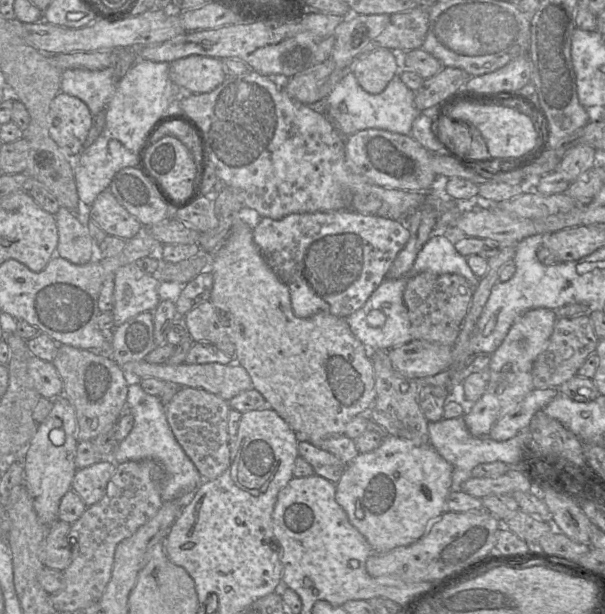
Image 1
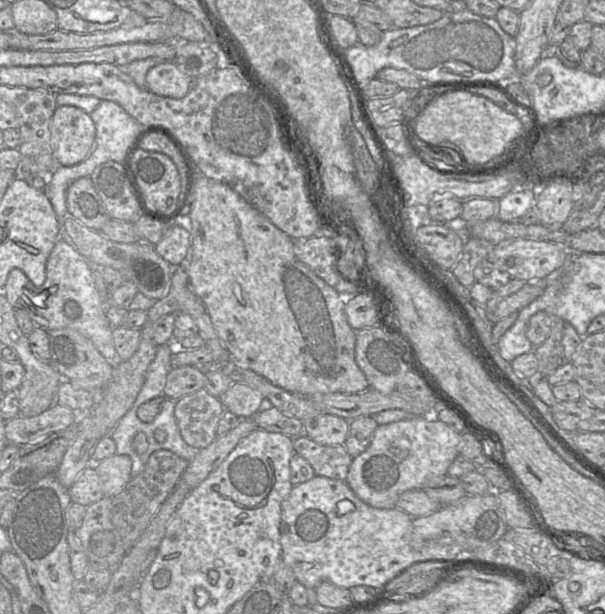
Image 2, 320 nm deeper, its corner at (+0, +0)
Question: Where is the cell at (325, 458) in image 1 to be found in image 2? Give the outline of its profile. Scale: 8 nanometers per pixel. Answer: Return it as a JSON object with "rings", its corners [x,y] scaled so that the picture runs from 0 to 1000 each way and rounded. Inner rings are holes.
{"rings":[[[506,708],[486,713],[486,735],[506,748],[521,774],[572,783],[585,746],[569,725],[529,725]]]}

